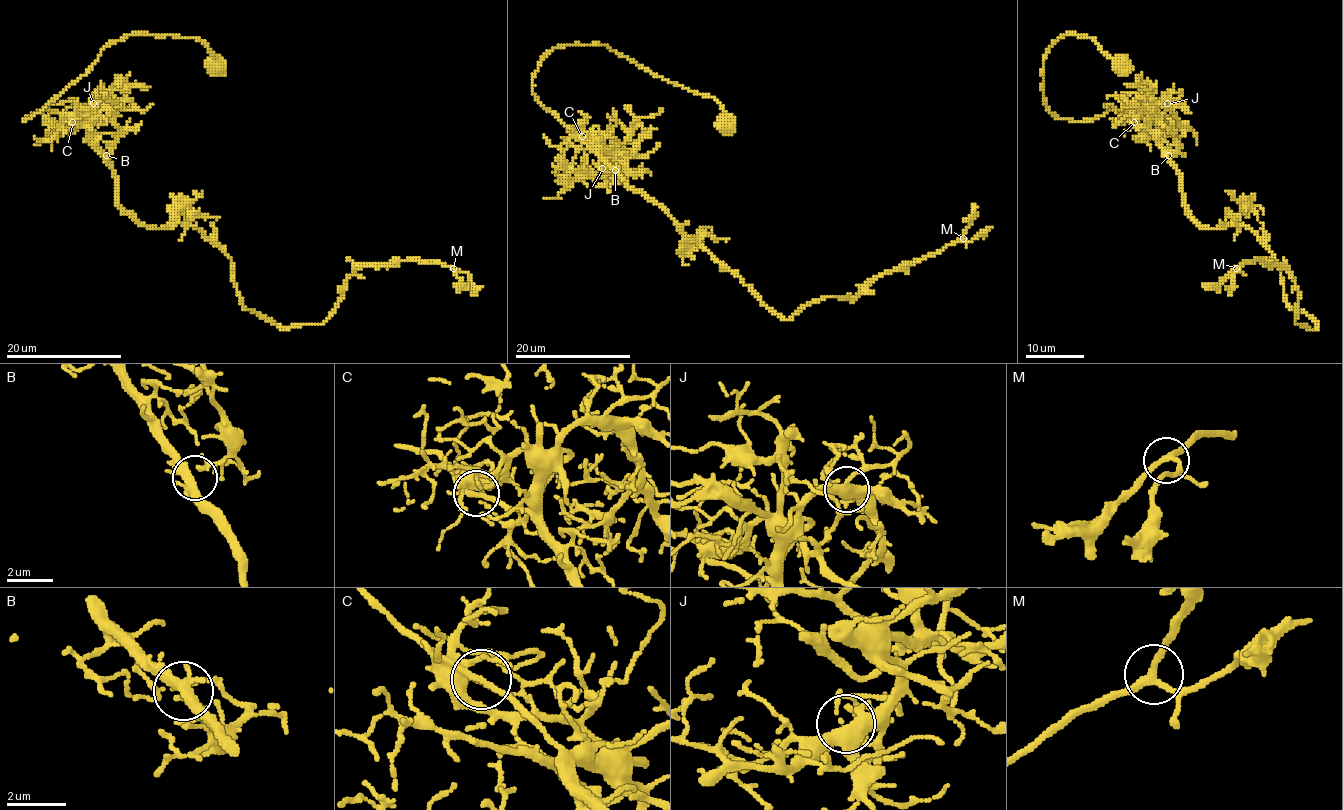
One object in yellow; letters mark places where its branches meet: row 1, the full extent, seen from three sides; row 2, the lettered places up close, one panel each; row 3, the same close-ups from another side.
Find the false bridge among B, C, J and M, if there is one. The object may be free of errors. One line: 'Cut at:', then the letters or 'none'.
Cut at: none

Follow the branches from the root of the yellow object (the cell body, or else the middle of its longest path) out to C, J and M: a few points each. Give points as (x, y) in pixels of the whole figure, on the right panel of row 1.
C: (1121, 67), (1090, 37), (1064, 34), (1044, 59), (1043, 99), (1060, 118), (1092, 121), (1116, 109), (1134, 122)
J: (1121, 67), (1090, 37), (1064, 34), (1044, 59), (1044, 103), (1072, 121), (1109, 109), (1141, 118), (1167, 103)
M: (1121, 67), (1064, 34), (1044, 103), (1145, 125), (1189, 213), (1245, 225), (1317, 326), (1283, 267), (1236, 268)

